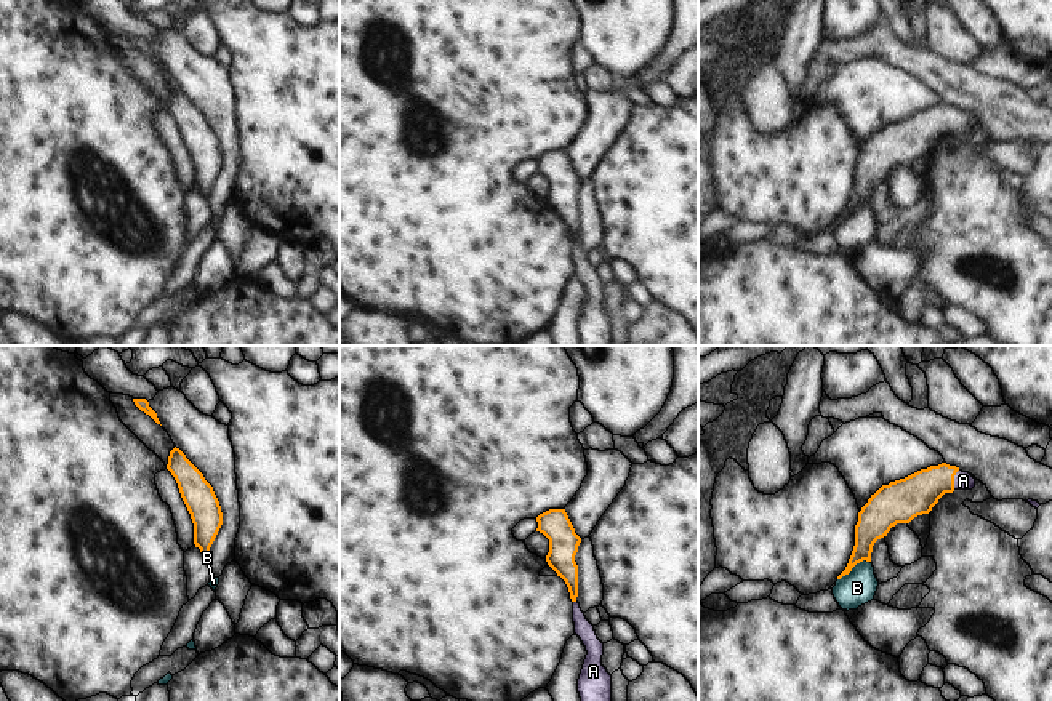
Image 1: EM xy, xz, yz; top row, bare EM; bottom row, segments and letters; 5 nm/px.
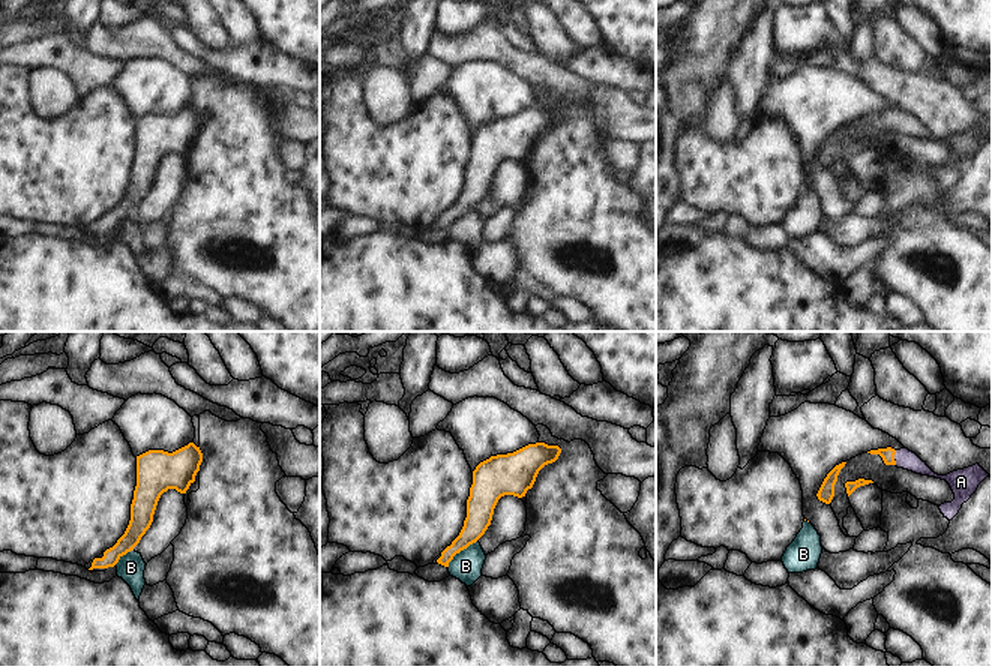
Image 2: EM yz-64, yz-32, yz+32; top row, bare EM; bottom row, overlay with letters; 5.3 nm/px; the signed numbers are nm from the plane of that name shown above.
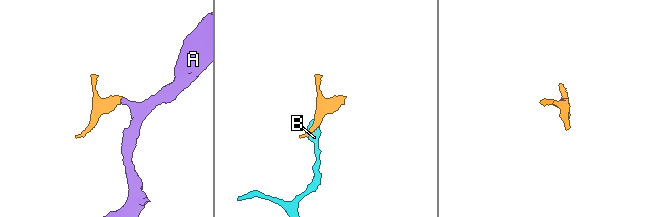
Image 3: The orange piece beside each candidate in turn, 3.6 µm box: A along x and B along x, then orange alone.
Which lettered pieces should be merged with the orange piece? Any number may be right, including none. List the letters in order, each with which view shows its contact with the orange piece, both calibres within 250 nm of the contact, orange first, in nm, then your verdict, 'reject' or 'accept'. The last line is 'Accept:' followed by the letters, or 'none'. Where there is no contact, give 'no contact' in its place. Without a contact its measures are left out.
A: yz | 200/100 nm | accept
B: yz | 180/170 nm | reject
Accept: A

